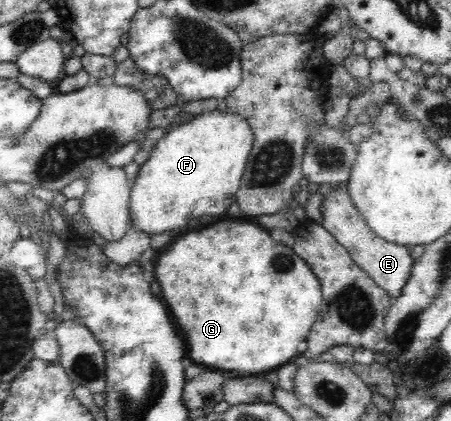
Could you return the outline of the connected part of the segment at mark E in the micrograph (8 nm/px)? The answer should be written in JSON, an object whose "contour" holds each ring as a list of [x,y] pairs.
{"contour":[[[346,186],[332,188],[323,199],[322,225],[330,231],[341,246],[346,247],[353,261],[361,267],[381,288],[385,289],[393,299],[401,296],[403,286],[410,280],[414,259],[409,255],[407,246],[387,242],[376,235],[368,226],[354,206]]]}

